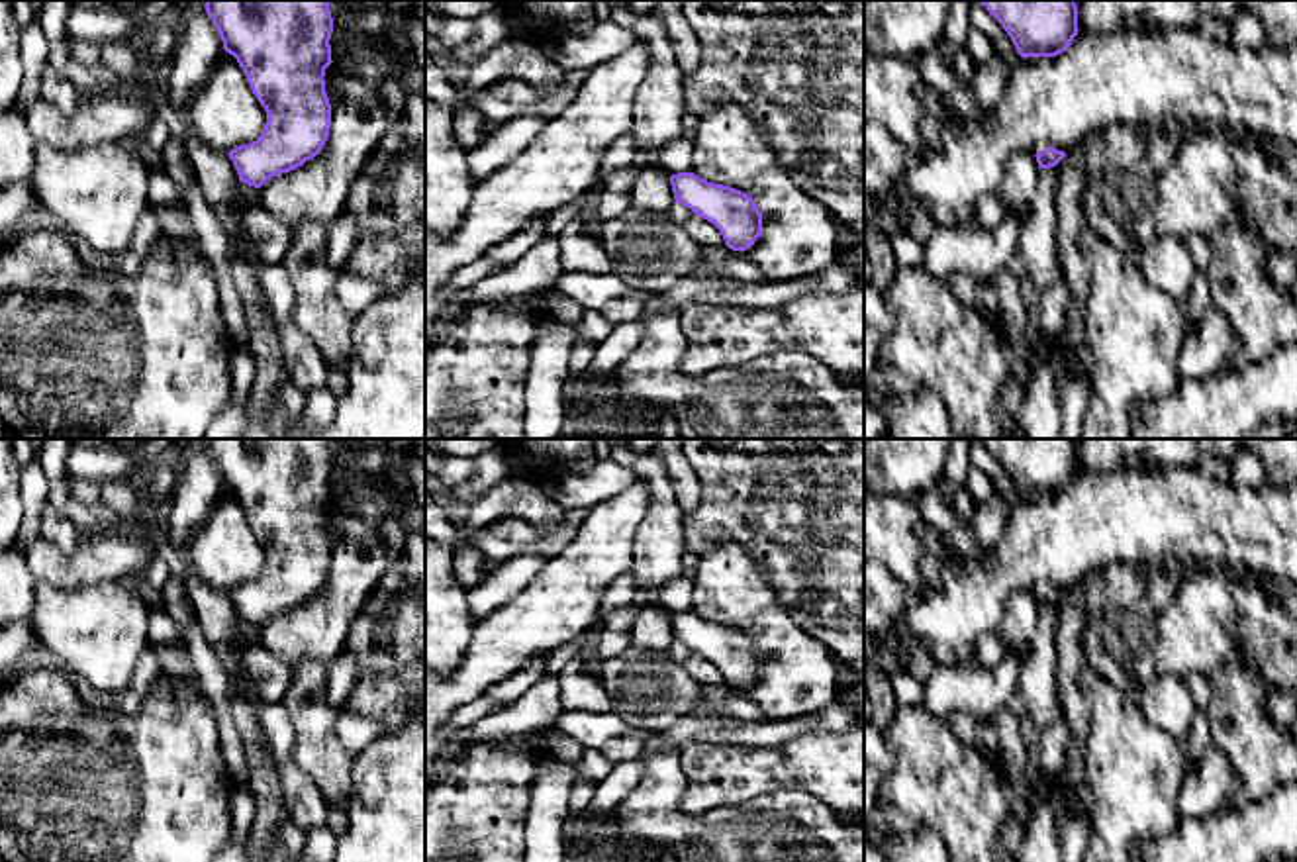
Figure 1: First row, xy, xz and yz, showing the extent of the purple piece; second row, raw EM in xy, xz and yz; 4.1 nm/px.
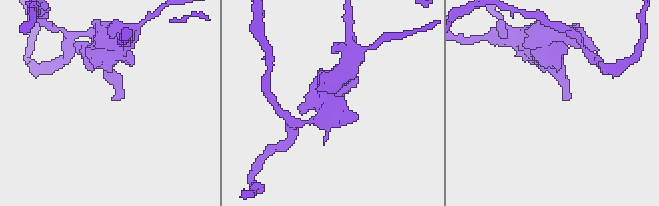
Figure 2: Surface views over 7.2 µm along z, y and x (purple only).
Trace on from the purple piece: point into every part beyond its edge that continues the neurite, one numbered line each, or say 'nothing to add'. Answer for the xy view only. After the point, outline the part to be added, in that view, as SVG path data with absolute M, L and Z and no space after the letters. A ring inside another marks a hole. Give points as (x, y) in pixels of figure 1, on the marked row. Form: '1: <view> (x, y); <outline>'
nothing to add

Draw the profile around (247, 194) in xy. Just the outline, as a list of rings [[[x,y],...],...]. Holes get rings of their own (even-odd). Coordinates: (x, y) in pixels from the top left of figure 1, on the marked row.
[[[239,180],[239,184],[237,184],[237,208],[241,212],[241,233],[239,233],[241,251],[255,263],[255,266],[261,263],[261,257],[259,257],[257,249],[253,247],[251,237],[245,229],[245,212],[249,206],[255,206],[259,202],[261,202],[261,190]]]

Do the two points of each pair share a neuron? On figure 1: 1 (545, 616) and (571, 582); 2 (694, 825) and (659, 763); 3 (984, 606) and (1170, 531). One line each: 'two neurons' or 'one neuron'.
1: one neuron
2: one neuron
3: one neuron

